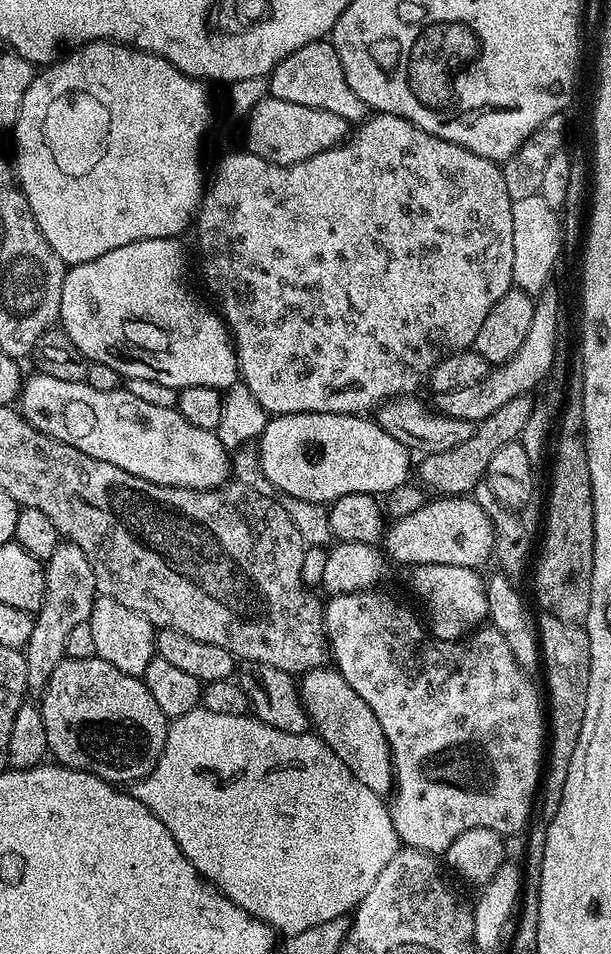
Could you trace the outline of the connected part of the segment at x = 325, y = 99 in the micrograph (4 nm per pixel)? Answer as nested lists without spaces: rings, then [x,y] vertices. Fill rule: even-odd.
[[[331,39],[315,40],[302,50],[294,50],[282,62],[274,66],[267,77],[268,95],[282,98],[282,102],[298,102],[298,106],[314,106],[314,110],[330,110],[330,114],[338,114],[338,118],[349,122],[360,122],[369,115],[368,105],[350,90],[350,82],[346,82],[336,47]]]

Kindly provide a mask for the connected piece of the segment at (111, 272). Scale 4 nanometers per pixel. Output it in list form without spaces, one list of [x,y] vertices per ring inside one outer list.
[[[154,238],[118,246],[102,258],[71,265],[62,282],[59,327],[82,350],[89,362],[111,366],[121,378],[150,378],[177,390],[190,386],[210,386],[227,390],[240,380],[236,346],[223,316],[215,307],[207,308],[184,281],[184,252],[179,239]]]

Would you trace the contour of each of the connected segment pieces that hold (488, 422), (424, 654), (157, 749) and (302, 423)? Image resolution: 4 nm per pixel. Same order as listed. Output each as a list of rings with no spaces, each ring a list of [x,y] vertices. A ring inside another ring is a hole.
[[[531,395],[511,397],[504,406],[499,406],[488,418],[481,421],[478,426],[473,427],[472,436],[462,442],[462,446],[454,446],[450,450],[441,452],[429,452],[419,461],[418,477],[419,483],[429,493],[437,497],[442,496],[467,496],[473,490],[471,488],[481,487],[482,481],[487,477],[490,458],[498,454],[501,446],[506,442],[519,440],[520,433],[524,431],[526,422],[530,422],[530,414],[534,407]]]
[[[380,591],[335,593],[331,597],[332,601],[324,604],[324,635],[328,641],[330,660],[336,671],[342,674],[342,678],[358,694],[358,698],[362,698],[362,702],[366,702],[366,706],[374,710],[374,718],[378,718],[378,726],[382,726],[382,734],[386,734],[386,742],[392,751],[394,777],[388,813],[401,845],[416,848],[420,852],[444,854],[460,834],[476,827],[494,830],[504,838],[510,838],[515,832],[523,833],[529,825],[532,807],[537,799],[538,785],[542,780],[542,757],[546,752],[546,712],[542,707],[541,689],[539,692],[532,685],[533,677],[518,664],[506,639],[493,626],[481,627],[478,634],[469,634],[462,640],[440,640],[432,635],[422,620],[420,625],[419,618],[402,601],[395,600],[388,592]]]
[[[97,655],[85,660],[63,660],[50,674],[41,696],[38,707],[46,726],[50,756],[65,768],[89,772],[113,786],[128,786],[148,776],[164,752],[170,717],[158,710],[158,702],[154,702],[141,677],[126,674]]]
[[[303,412],[272,416],[258,438],[260,465],[266,478],[275,486],[277,493],[293,496],[306,502],[331,505],[332,501],[346,494],[383,494],[394,486],[409,483],[414,472],[413,453],[398,438],[386,434],[375,419],[367,415],[330,414],[329,412]]]

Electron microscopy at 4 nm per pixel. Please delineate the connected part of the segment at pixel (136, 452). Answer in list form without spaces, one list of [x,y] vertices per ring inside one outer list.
[[[32,374],[23,381],[18,411],[42,434],[66,442],[90,458],[110,462],[126,474],[146,478],[146,482],[205,492],[229,483],[233,471],[229,449],[222,446],[215,431],[202,430],[194,422],[186,422],[175,408],[142,402],[126,390],[94,390],[78,380],[62,382]]]

